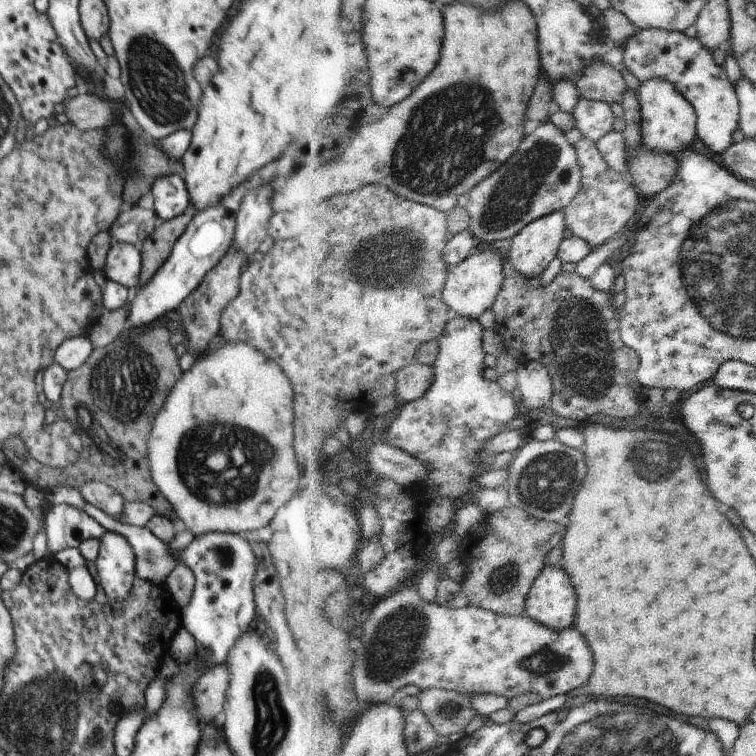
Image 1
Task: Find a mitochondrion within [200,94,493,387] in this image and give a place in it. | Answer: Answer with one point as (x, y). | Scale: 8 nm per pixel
(414, 266)

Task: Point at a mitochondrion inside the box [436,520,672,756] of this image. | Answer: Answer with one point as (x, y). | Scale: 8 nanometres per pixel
(545, 664)

